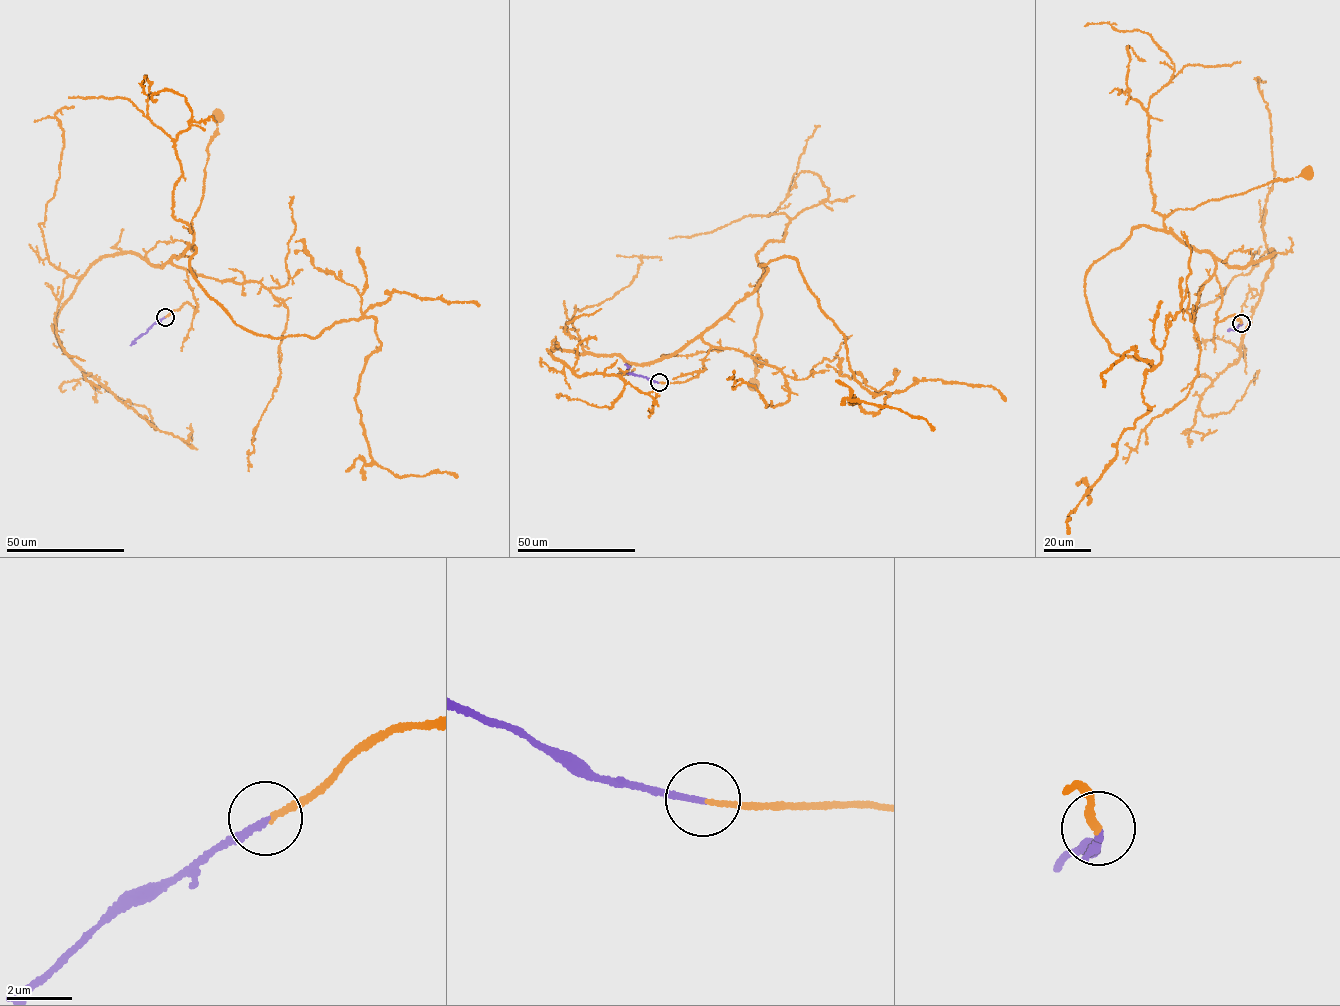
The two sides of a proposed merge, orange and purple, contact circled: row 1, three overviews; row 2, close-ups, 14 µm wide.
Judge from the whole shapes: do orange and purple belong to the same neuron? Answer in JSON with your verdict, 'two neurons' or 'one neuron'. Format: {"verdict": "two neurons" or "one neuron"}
{"verdict": "one neuron"}

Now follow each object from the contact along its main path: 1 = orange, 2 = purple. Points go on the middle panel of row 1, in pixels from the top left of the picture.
1: (659, 382), (684, 382), (703, 372), (711, 346), (703, 334), (759, 286), (762, 314), (753, 341), (753, 384)
2: (659, 382), (631, 374), (624, 364)

